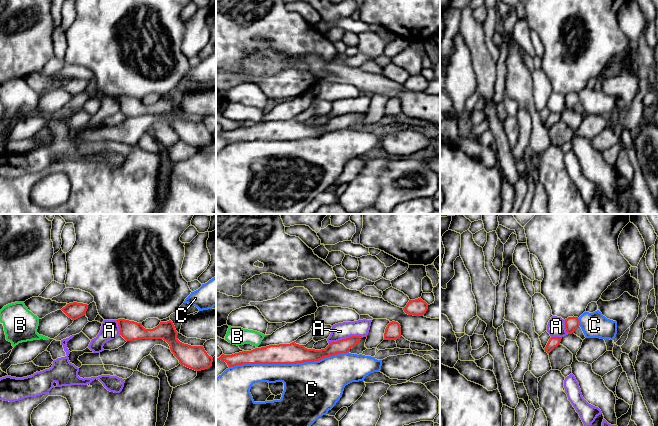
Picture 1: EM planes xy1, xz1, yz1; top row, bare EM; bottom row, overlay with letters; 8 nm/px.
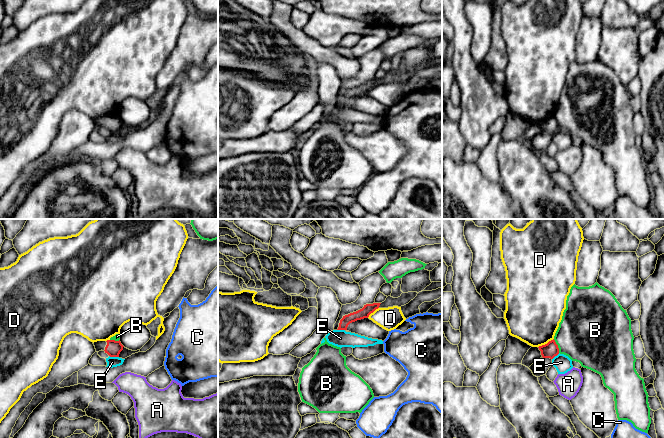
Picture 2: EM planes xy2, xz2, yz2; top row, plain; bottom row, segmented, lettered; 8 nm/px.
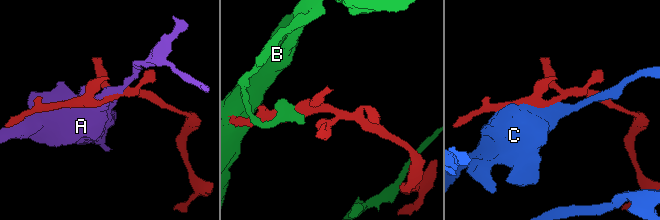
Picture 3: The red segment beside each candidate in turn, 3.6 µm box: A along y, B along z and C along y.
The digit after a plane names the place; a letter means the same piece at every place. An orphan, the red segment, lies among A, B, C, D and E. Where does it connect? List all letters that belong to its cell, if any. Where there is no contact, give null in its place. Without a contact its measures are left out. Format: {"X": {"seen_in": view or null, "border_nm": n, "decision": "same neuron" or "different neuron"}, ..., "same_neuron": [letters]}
{"A": {"seen_in": "xz1", "border_nm": 280, "decision": "different neuron"}, "B": {"seen_in": "yz2", "border_nm": 120, "decision": "different neuron"}, "C": {"seen_in": "xz1", "border_nm": 950, "decision": "different neuron"}, "D": {"seen_in": "yz2", "border_nm": 150, "decision": "different neuron"}, "E": {"seen_in": "xy2", "border_nm": 80, "decision": "different neuron"}, "same_neuron": []}

